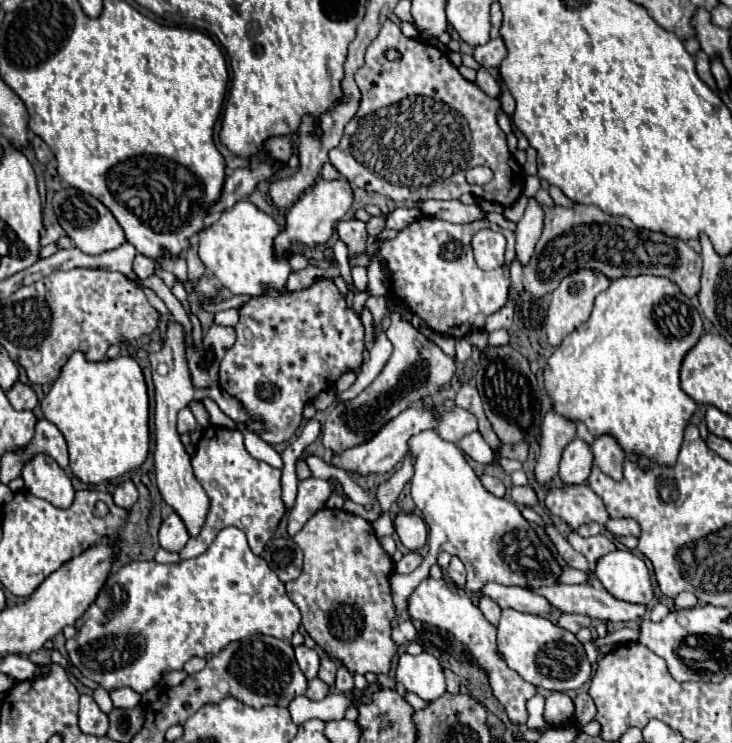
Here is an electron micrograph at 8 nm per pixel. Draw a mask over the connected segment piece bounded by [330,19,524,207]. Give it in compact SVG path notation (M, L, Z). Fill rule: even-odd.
M386 19L380 35L366 51L366 63L356 73L356 83L362 91L358 113L344 129L338 147L330 151L332 165L356 187L376 191L392 201L424 201L424 199L458 199L462 193L472 193L478 199L494 201L504 207L512 205L524 187L524 173L508 147L506 135L498 127L500 97L486 95L476 83L466 81L450 63L444 51L420 39L408 39L400 27ZM394 47L400 51L400 61L388 61L384 51ZM484 165L494 171L494 179L486 185L468 185L466 171Z

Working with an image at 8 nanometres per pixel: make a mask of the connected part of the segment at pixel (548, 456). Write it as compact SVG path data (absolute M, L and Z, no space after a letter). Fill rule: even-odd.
M550 409L544 415L540 459L536 465L536 479L540 483L548 483L558 473L562 451L574 437L576 437L576 425L572 419L556 413L554 409Z

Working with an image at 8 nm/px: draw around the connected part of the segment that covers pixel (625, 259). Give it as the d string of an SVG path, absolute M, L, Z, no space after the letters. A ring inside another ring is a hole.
M576 203L574 207L558 207L558 205L548 207L548 205L542 205L542 211L544 211L544 231L542 231L540 241L536 243L536 251L534 251L530 263L524 269L524 279L522 279L524 289L530 291L534 297L544 297L544 295L552 293L558 287L560 279L566 277L566 273L572 273L574 269L580 269L580 267L598 269L608 279L618 279L618 277L624 277L624 275L632 277L632 275L638 275L638 273L670 277L670 281L678 283L678 287L682 289L682 293L686 297L696 297L698 295L702 257L694 249L690 249L686 241L676 239L676 237L666 237L664 233L640 229L630 219L608 215L602 209L598 209L596 205L580 205L580 203ZM690 261L696 263L694 273L690 273L690 269L688 269Z

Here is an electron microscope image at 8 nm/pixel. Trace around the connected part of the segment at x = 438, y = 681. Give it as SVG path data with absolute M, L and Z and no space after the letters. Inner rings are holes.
M430 653L420 655L400 655L398 669L396 669L396 681L410 693L416 693L418 697L426 701L434 701L440 695L446 693L444 673L436 657Z

